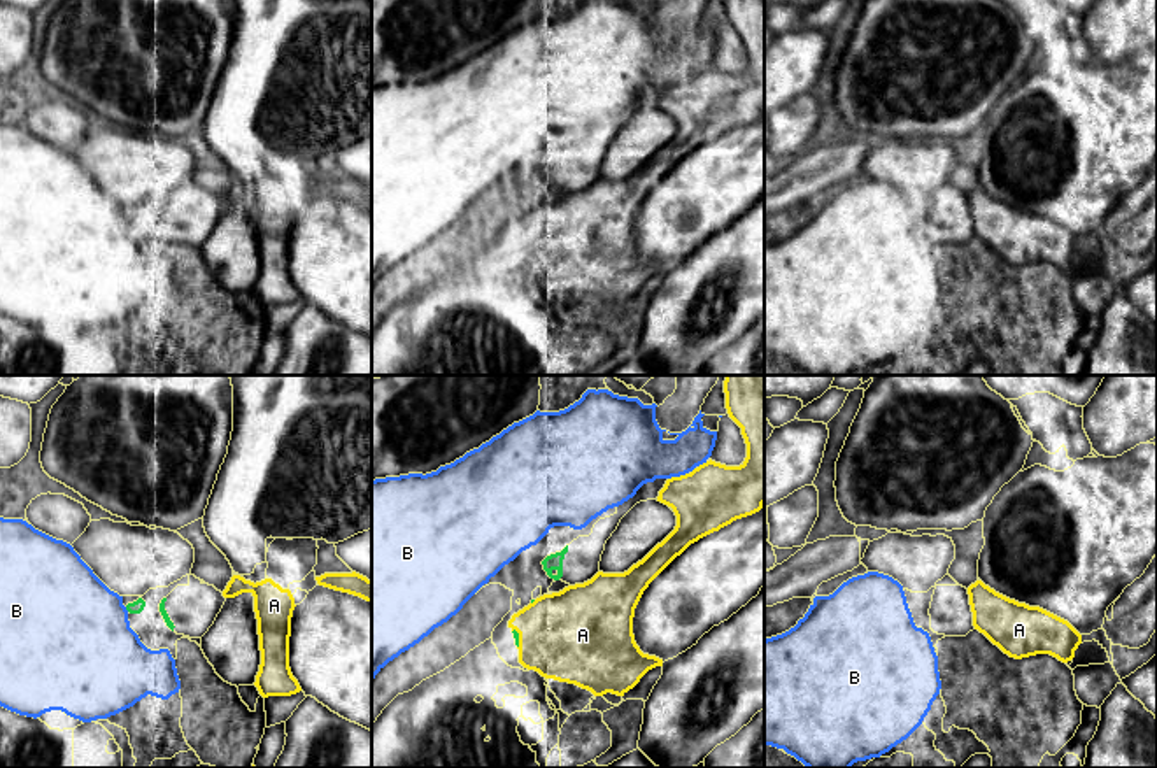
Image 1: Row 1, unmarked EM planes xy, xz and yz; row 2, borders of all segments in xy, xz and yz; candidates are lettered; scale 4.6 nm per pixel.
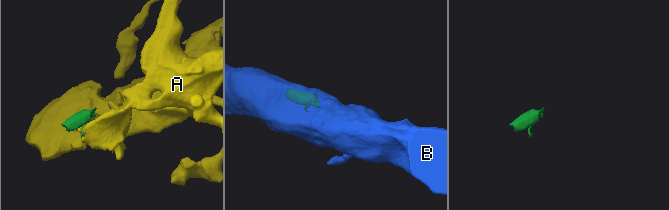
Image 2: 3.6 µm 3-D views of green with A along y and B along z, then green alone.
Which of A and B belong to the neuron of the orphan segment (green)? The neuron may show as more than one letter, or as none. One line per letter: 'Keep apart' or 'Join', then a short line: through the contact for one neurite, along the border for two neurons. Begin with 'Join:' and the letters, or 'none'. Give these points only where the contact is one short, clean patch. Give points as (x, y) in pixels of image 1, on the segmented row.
Join: none
A: Keep apart
B: Keep apart. Line: xy (125, 607), (128, 611)

